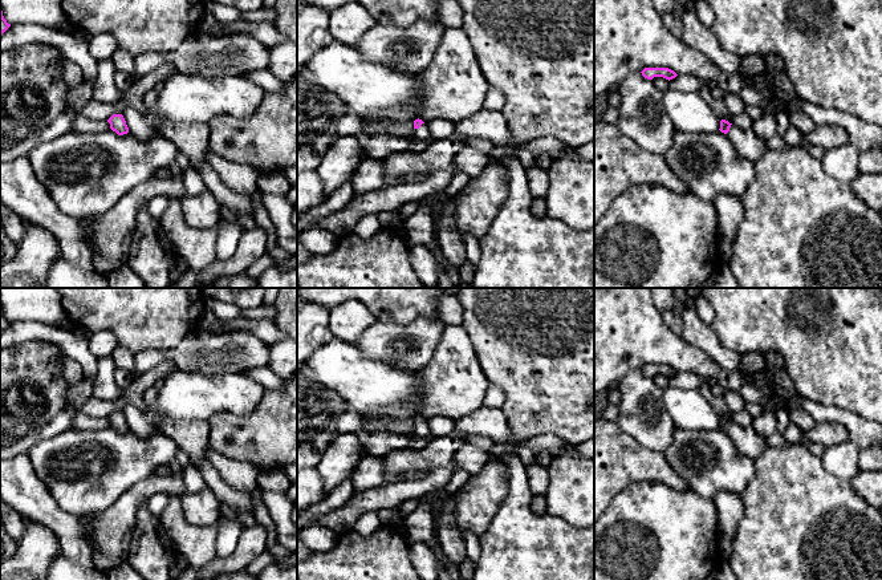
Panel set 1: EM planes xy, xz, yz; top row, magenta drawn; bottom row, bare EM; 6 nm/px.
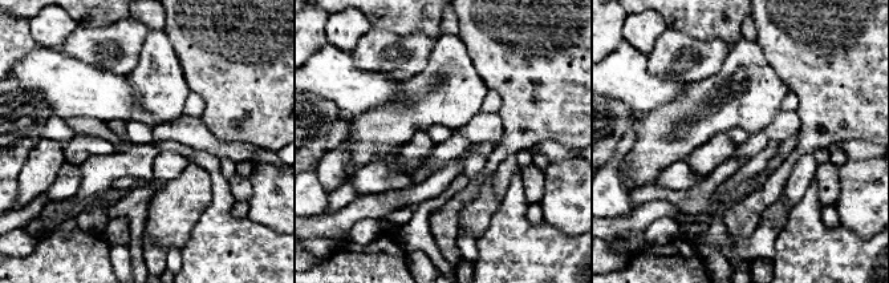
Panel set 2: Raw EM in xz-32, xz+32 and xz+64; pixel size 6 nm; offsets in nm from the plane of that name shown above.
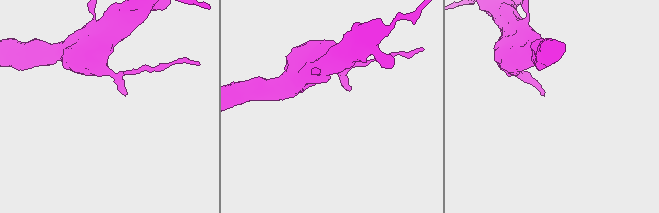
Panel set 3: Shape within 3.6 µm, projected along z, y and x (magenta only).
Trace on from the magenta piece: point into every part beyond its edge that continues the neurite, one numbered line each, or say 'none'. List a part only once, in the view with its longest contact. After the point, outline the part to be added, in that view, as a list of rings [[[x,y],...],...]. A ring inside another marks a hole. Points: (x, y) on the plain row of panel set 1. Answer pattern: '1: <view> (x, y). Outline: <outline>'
1: xz (422, 435). Outline: [[[422,421],[419,426],[414,426],[414,434],[411,435],[410,443],[406,449],[409,450],[422,450],[428,446],[428,443],[434,439],[428,425],[426,421]]]

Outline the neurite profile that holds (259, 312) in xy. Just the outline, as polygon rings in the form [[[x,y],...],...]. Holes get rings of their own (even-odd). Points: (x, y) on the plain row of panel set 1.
[[[260,305],[256,308],[248,308],[248,309],[243,309],[243,316],[249,320],[269,319],[269,320],[275,321],[276,308],[275,308],[275,305],[272,305],[272,307]]]

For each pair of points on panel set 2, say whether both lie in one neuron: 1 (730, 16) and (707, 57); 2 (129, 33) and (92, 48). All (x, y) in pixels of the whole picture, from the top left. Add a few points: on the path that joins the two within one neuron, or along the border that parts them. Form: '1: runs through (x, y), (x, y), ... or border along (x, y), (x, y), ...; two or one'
1: border along (687, 33), (701, 40), (722, 39), (730, 48); two
2: runs through (120, 43), (116, 47), (101, 47); one

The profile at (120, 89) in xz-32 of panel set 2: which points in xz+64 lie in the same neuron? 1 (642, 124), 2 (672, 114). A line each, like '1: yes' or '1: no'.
1: no
2: no

